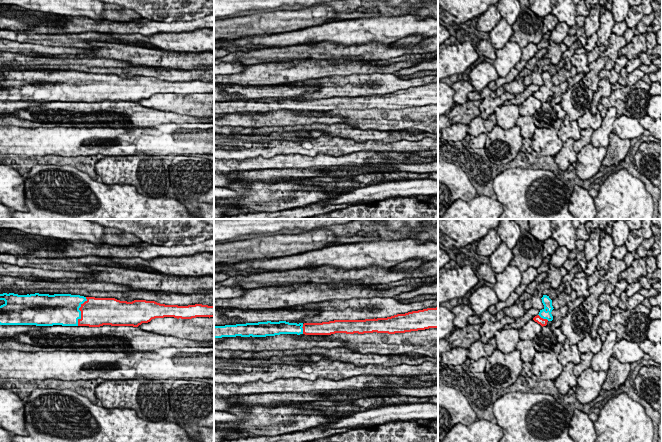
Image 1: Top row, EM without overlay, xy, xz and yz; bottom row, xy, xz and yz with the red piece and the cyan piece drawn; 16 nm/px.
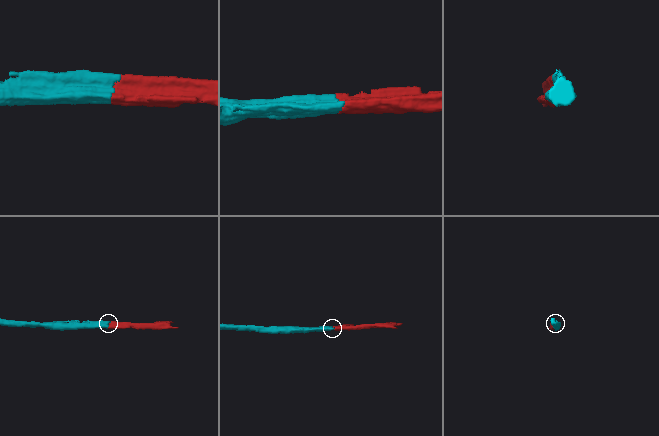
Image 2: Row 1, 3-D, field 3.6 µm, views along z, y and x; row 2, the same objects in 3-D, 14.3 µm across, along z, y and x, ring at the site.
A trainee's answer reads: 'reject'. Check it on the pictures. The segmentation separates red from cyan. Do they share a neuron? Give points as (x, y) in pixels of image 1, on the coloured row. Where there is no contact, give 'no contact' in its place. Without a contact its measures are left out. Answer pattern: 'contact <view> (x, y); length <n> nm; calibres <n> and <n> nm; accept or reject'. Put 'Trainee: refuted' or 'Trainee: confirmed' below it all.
contact xy (80, 310); length 480 nm; calibres 480 and 460 nm; accept
Trainee: refuted

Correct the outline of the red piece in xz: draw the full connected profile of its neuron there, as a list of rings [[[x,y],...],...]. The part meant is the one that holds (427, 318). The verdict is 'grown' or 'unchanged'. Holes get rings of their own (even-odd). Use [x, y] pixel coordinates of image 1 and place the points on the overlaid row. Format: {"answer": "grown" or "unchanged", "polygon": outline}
{"answer": "grown", "polygon": [[[438,307],[397,314],[387,318],[334,320],[322,323],[258,322],[214,326],[214,338],[266,337],[280,334],[331,335],[335,333],[405,333],[438,328]]]}

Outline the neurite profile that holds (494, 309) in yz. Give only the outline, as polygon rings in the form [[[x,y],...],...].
[[[512,292],[506,301],[499,301],[496,305],[490,306],[488,311],[492,315],[496,315],[499,311],[515,304],[517,299],[519,299],[519,295],[516,292]]]

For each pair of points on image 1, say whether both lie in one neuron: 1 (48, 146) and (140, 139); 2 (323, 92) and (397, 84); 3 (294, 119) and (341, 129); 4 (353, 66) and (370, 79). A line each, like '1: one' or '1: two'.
1: one
2: one
3: two
4: two

